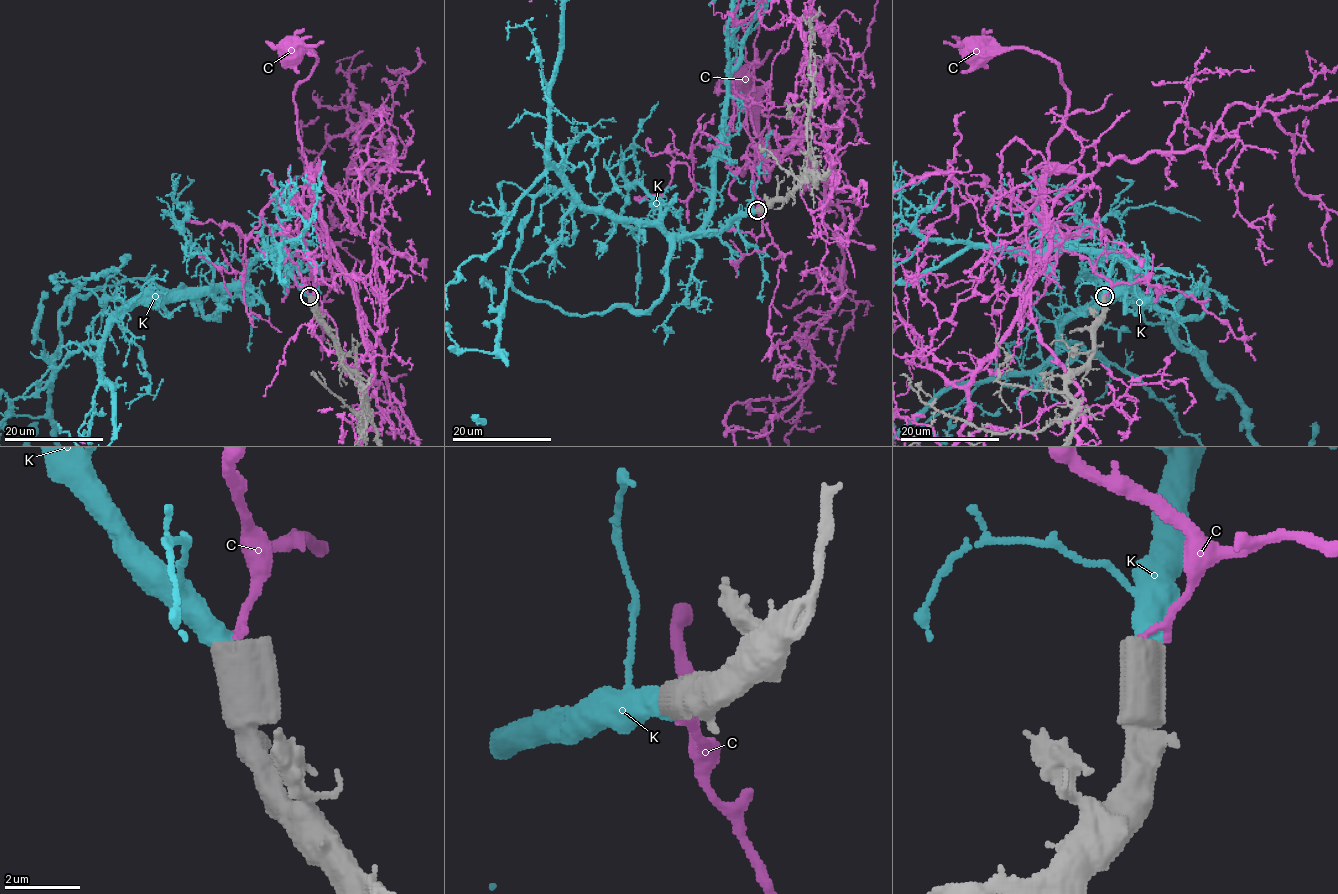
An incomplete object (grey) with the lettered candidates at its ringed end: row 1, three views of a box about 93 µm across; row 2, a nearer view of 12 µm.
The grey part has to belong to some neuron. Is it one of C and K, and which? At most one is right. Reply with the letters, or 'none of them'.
K

